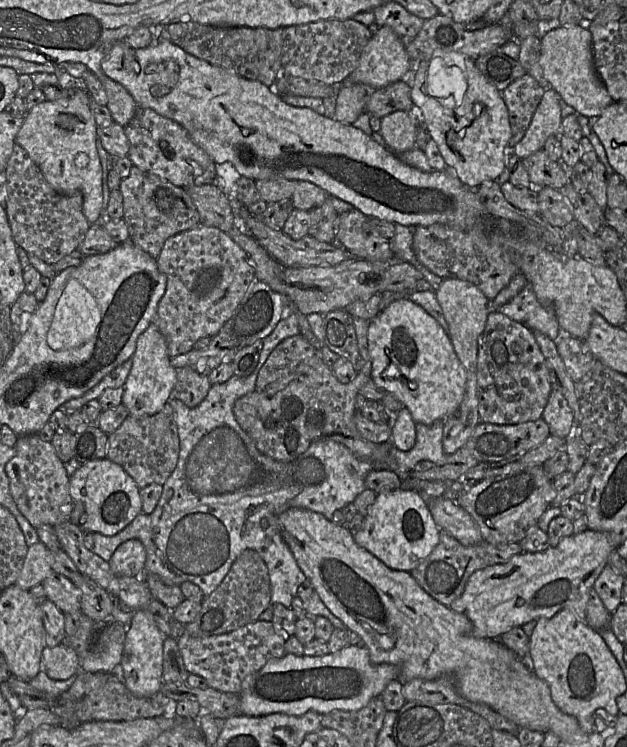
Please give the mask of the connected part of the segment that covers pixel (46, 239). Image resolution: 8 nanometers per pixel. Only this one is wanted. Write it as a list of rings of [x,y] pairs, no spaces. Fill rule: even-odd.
[[[17,143],[4,170],[7,179],[5,211],[15,243],[47,264],[56,264],[78,250],[91,224],[82,211],[82,195],[63,195],[45,180],[41,170]]]

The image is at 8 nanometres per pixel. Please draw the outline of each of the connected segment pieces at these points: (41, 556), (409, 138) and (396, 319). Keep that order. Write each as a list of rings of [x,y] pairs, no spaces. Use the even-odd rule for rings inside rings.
[[[42,542],[29,546],[16,585],[29,591],[53,572],[51,565],[52,553]]]
[[[413,105],[412,111],[396,111],[381,118],[379,134],[392,149],[398,152],[415,148],[417,135],[415,106]]]
[[[408,298],[393,301],[370,322],[370,377],[409,409],[416,423],[444,421],[459,408],[466,389],[466,373],[441,325]]]

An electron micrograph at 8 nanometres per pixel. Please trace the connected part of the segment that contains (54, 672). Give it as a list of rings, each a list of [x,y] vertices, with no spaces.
[[[62,643],[46,647],[42,652],[44,670],[54,680],[66,680],[80,671],[80,656],[70,646]]]

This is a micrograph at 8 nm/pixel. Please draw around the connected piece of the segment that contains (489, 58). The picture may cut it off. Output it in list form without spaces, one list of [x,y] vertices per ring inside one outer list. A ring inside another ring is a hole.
[[[498,51],[477,57],[475,64],[486,80],[500,92],[513,81],[527,74],[518,60]]]

